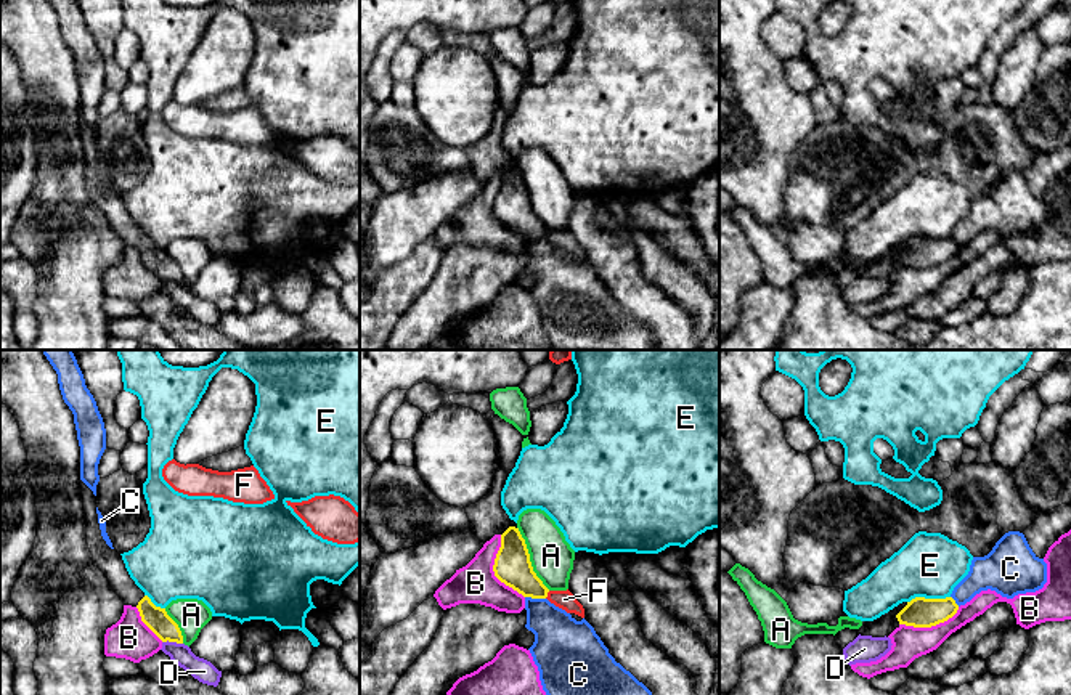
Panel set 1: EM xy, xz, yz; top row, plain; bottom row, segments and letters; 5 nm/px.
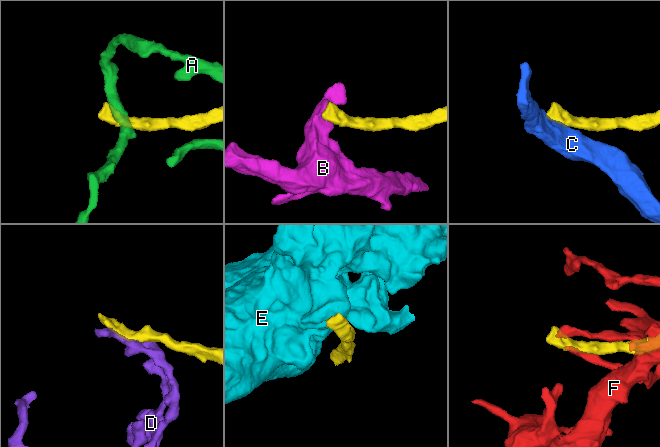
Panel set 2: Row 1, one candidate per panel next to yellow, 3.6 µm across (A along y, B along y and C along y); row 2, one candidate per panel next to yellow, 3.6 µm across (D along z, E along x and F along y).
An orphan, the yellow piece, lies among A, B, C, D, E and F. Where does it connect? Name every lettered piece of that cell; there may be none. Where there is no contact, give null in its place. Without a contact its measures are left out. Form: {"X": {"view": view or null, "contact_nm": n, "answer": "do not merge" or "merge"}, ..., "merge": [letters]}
{"A": {"view": "xz", "contact_nm": 360, "answer": "do not merge"}, "B": {"view": "xz", "contact_nm": 340, "answer": "do not merge"}, "C": {"view": "xz", "contact_nm": 110, "answer": "do not merge"}, "D": {"view": "xy", "contact_nm": 110, "answer": "do not merge"}, "E": {"view": "yz", "contact_nm": 220, "answer": "do not merge"}, "F": {"view": "xz", "contact_nm": 50, "answer": "do not merge"}, "merge": []}

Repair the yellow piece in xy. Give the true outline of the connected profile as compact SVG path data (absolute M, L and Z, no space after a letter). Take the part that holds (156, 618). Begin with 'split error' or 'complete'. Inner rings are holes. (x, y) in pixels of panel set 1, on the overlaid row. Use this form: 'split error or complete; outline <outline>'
split error; outline M80 482L83 510L87 517L87 544L93 555L93 565L98 567L108 578L109 586L120 597L124 605L136 607L141 621L162 640L183 644L183 636L178 624L167 615L165 608L156 607L151 599L130 578L122 555L111 549L101 536L96 496Z

